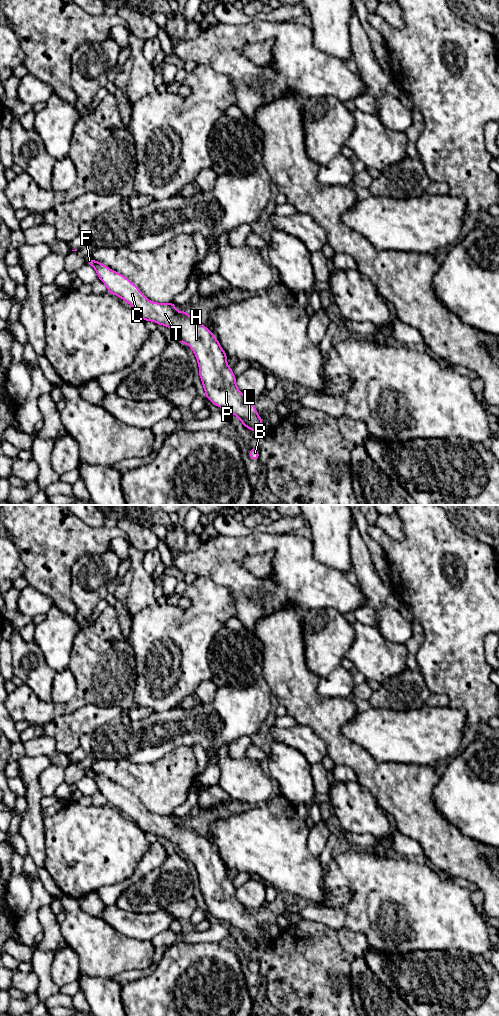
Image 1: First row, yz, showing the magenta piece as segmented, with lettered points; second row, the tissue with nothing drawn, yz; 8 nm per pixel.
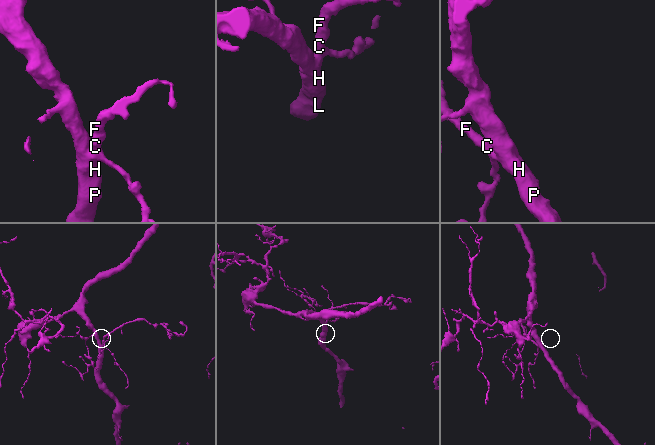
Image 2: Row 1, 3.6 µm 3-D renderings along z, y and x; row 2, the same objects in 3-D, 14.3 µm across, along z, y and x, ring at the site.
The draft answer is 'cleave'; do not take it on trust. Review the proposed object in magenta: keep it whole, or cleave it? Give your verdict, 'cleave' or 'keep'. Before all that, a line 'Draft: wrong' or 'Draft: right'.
Draft: wrong
keep

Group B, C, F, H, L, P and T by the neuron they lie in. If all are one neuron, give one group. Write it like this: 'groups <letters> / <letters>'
groups B C F H L P T

